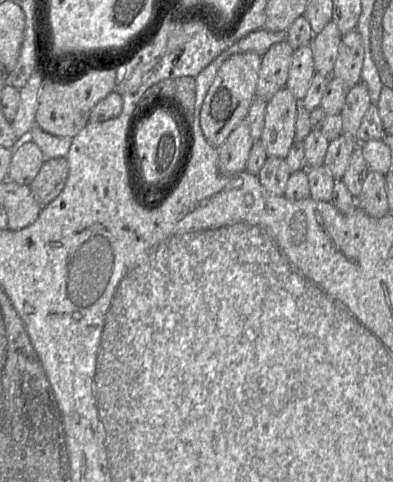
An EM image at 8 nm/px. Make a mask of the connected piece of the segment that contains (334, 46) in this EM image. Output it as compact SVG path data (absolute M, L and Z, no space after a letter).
M332 20L313 36L310 47L316 72L324 76L332 75L341 39L342 34Z

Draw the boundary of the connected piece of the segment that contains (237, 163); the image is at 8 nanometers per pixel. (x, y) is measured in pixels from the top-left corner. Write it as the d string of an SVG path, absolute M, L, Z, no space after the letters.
M246 120L235 128L225 142L218 147L218 167L221 173L232 175L246 170L254 140Z

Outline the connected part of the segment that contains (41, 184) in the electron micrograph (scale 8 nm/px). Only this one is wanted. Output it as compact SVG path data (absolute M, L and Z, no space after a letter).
M66 157L46 159L29 188L35 201L43 208L63 190L69 174Z

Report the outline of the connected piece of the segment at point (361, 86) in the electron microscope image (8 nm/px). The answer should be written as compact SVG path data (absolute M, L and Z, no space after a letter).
M362 81L348 90L341 112L343 133L356 137L362 119L371 104L368 88Z

